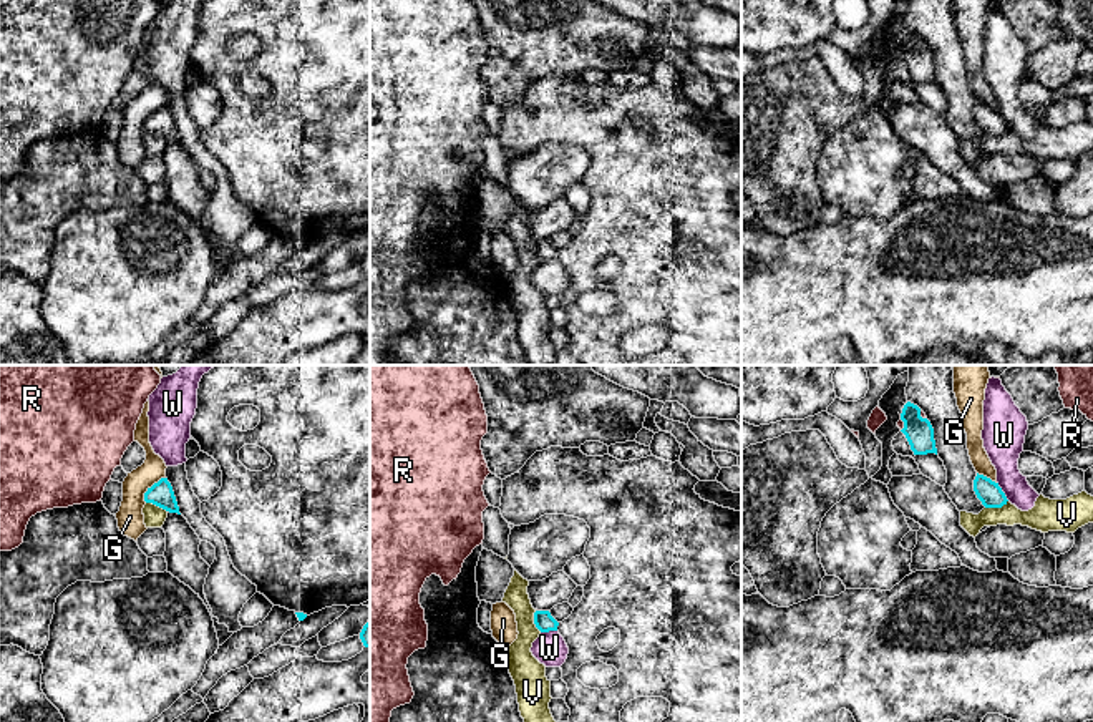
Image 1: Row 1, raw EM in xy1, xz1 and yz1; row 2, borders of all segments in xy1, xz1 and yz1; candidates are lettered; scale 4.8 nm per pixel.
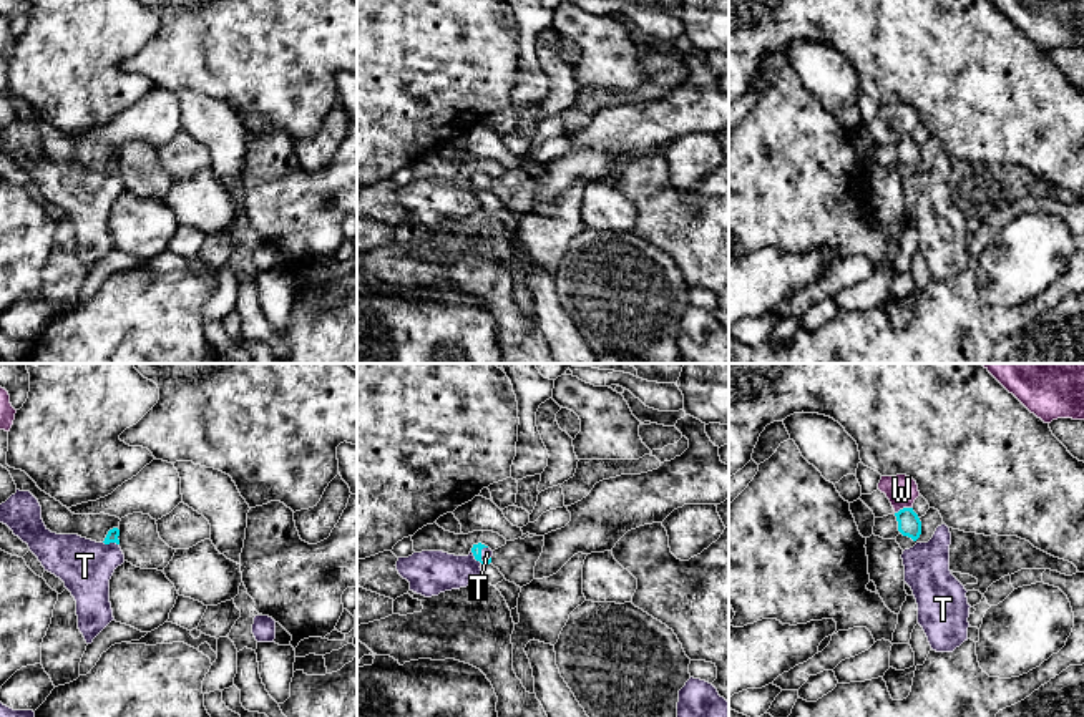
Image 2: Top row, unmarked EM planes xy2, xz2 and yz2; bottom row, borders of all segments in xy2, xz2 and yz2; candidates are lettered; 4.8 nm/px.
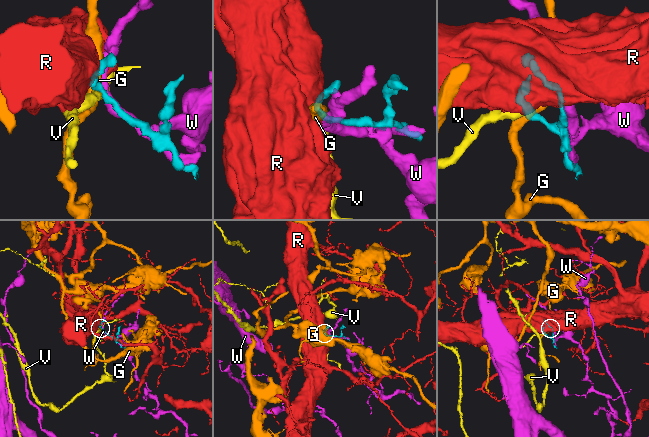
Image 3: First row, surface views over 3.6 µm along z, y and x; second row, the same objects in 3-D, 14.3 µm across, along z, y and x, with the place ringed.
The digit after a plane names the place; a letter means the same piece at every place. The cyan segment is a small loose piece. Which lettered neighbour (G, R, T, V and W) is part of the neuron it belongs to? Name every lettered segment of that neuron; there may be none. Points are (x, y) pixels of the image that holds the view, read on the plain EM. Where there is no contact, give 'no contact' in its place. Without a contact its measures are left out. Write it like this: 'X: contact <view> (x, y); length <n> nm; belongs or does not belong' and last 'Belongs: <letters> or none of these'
G: contact xy1 (150, 117); length 160 nm; does not belong
R: contact yz1 (919, 43); length 60 nm; does not belong
T: contact xy2 (112, 170); length 80 nm; belongs
V: contact yz1 (995, 135); length 120 nm; does not belong
W: contact yz1 (1002, 120); length 110 nm; does not belong
Belongs: T

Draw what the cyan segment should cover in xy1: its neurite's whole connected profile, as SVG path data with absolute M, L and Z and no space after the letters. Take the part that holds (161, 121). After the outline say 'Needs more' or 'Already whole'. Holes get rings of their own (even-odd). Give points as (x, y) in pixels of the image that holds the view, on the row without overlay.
M161 106L151 116L148 116L148 120L144 121L144 129L153 131L169 141L181 143L172 115L168 106Z. Already whole

